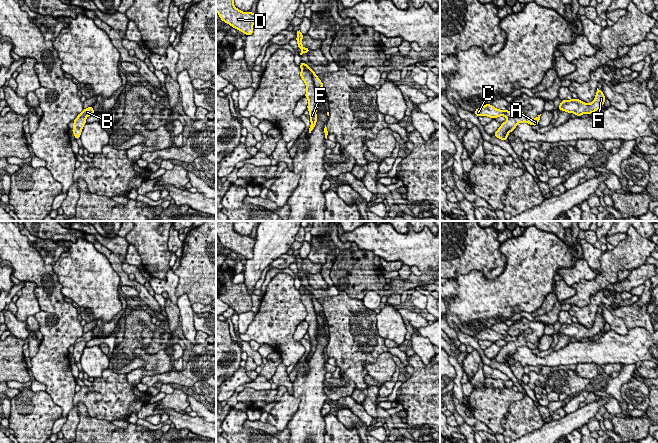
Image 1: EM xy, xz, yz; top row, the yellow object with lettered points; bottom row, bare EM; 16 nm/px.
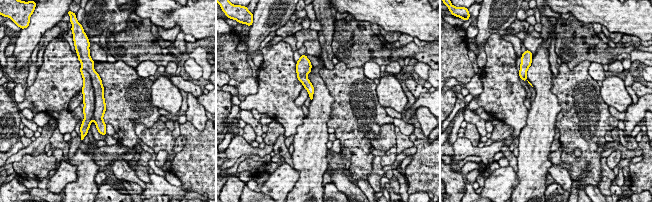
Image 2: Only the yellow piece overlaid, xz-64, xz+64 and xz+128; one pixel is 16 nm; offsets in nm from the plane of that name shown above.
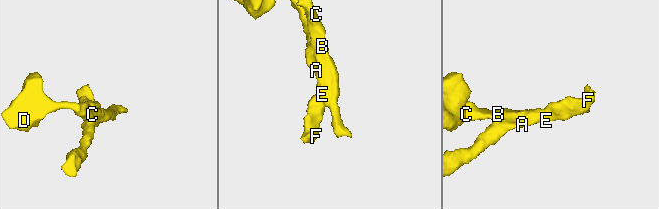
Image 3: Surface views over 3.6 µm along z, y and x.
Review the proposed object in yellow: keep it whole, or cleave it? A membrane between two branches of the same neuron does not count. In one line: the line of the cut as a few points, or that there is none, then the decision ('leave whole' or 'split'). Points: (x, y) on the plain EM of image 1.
cut xz (310, 294), (316, 314); split

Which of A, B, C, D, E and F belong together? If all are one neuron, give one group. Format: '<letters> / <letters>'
A E F / B C D

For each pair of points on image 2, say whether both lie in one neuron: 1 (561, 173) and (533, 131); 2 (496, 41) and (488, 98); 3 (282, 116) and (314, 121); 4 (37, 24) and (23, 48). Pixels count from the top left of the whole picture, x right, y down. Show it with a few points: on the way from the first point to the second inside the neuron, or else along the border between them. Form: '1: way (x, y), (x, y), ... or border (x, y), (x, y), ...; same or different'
1: border (553, 164), (547, 173); different
2: way (496, 55), (496, 84); same
3: border (305, 115), (293, 136); different
4: way (35, 30), (26, 42); same

